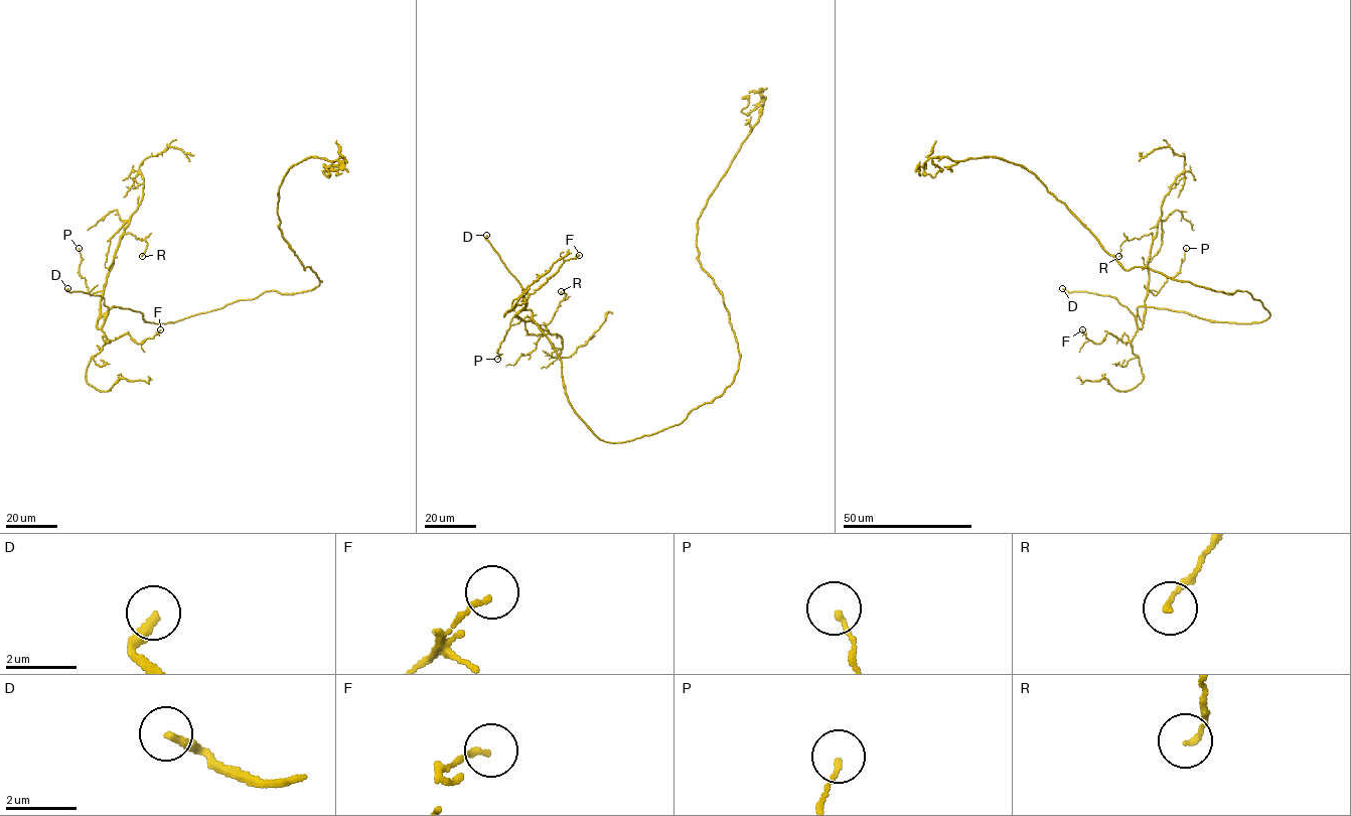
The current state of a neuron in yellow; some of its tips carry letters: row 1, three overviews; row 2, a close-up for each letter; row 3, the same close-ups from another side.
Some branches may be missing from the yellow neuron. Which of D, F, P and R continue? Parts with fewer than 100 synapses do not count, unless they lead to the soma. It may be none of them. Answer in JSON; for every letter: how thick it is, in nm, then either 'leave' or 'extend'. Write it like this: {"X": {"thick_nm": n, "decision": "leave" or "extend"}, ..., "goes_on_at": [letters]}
{"D": {"thick_nm": 260, "decision": "extend"}, "F": {"thick_nm": 130, "decision": "leave"}, "P": {"thick_nm": 130, "decision": "leave"}, "R": {"thick_nm": 140, "decision": "leave"}, "goes_on_at": ["D"]}

